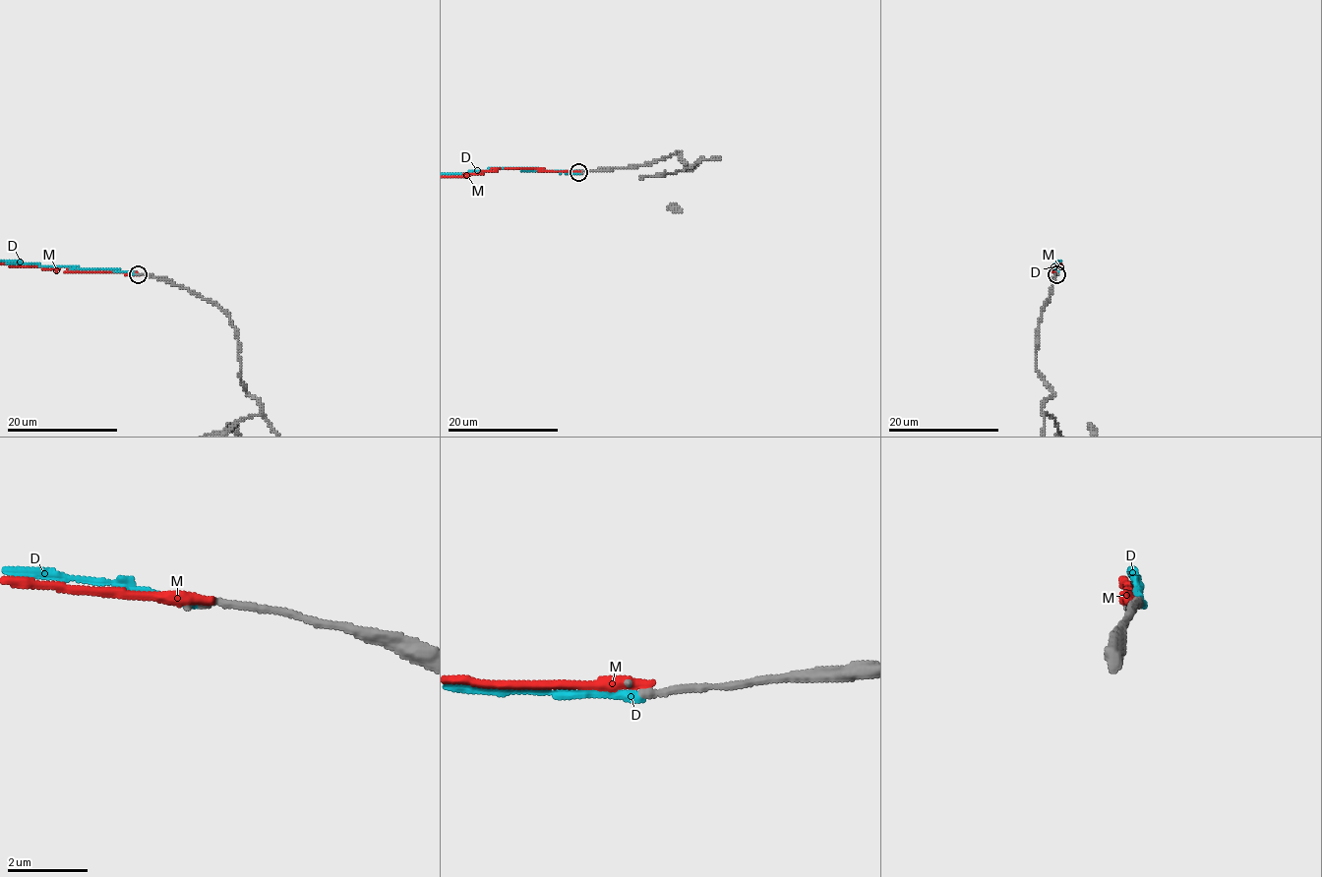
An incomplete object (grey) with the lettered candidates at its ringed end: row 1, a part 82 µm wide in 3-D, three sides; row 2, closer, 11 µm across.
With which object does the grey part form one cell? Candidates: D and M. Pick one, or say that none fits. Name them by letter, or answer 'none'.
D

